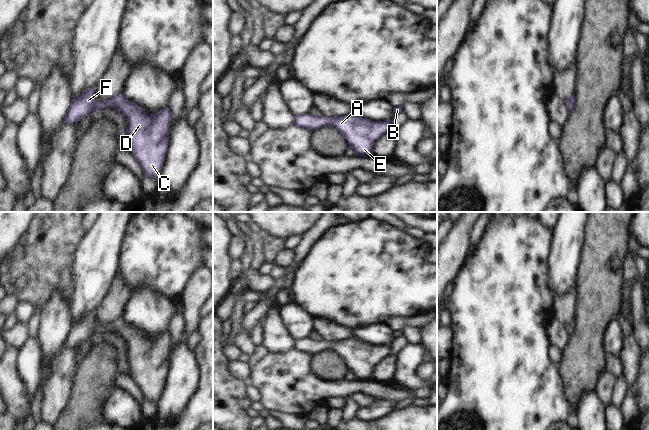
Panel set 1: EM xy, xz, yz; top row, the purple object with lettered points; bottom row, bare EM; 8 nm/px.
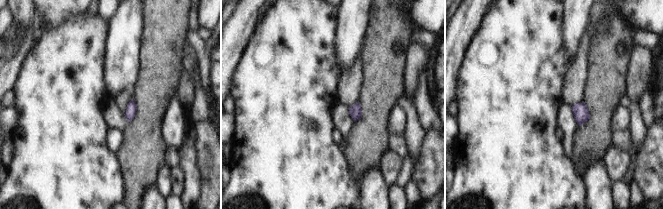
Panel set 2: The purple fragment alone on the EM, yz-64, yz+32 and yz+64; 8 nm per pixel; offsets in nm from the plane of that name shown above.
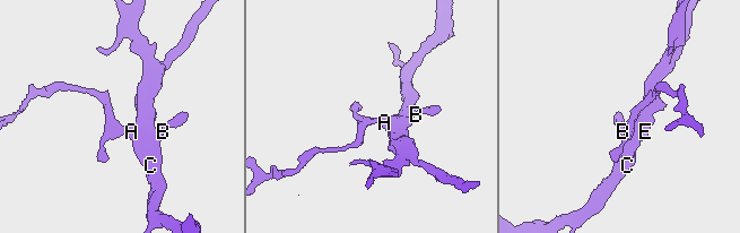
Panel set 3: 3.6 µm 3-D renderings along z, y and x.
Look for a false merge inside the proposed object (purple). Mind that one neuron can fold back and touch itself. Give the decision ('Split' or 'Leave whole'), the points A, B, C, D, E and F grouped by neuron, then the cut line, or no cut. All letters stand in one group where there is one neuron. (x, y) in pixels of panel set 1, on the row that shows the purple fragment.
Leave whole. Groups: A B C D E F. No split

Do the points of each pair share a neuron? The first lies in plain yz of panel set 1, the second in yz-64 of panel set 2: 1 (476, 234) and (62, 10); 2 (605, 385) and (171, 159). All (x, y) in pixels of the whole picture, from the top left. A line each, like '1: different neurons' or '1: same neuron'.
1: different neurons
2: different neurons

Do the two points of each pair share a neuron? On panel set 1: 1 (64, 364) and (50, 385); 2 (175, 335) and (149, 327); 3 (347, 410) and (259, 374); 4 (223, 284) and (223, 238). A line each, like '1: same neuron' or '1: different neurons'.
1: same neuron
2: different neurons
3: different neurons
4: same neuron

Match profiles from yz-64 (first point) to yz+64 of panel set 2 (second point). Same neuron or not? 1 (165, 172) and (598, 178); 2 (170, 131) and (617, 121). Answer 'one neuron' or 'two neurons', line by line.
1: two neurons
2: one neuron

